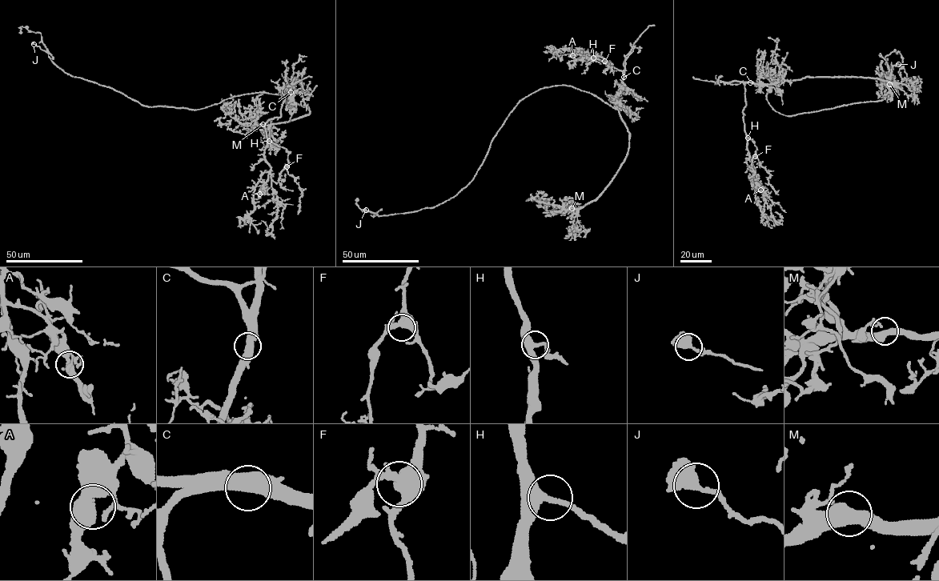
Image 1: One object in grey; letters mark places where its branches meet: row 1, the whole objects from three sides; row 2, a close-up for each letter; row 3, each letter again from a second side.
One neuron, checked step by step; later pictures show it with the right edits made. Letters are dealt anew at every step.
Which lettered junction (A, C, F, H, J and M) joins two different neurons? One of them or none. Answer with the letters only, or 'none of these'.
C

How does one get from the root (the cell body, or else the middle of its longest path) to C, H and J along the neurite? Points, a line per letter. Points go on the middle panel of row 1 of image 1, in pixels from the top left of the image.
C: (541, 89), (571, 86), (595, 94), (617, 110), (617, 94), (623, 77)
H: (541, 89), (571, 86), (595, 94), (617, 110), (617, 94), (623, 73), (611, 66), (609, 61), (593, 58)
J: (541, 89), (519, 100), (492, 139), (473, 178), (454, 196), (434, 206), (409, 212), (379, 216), (366, 210)

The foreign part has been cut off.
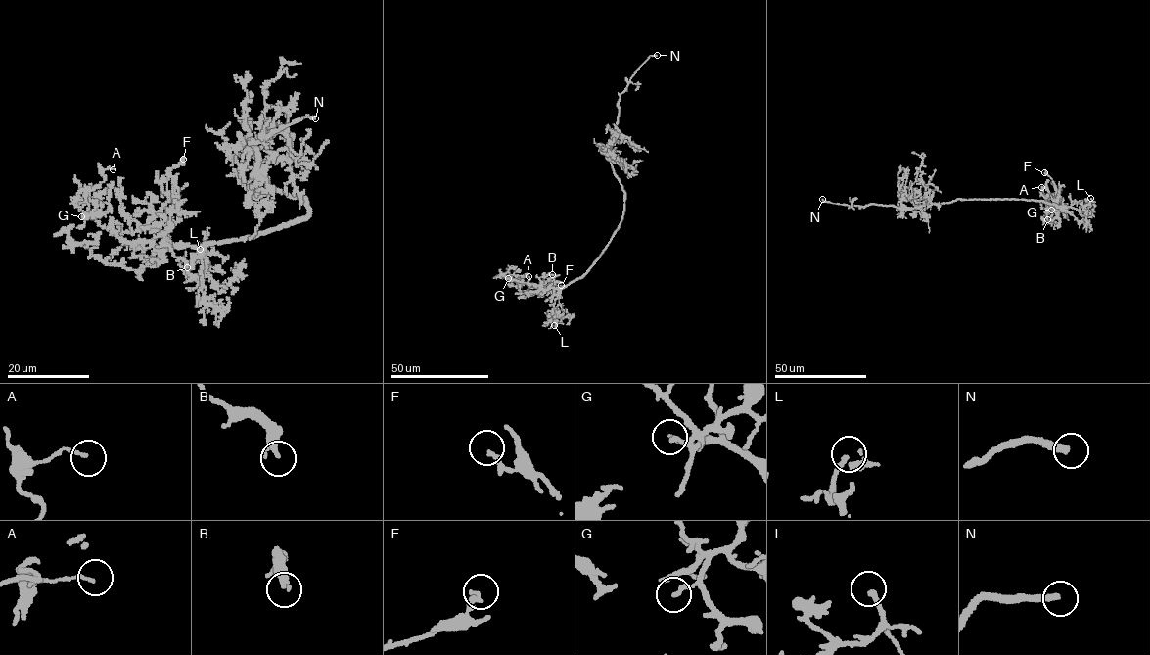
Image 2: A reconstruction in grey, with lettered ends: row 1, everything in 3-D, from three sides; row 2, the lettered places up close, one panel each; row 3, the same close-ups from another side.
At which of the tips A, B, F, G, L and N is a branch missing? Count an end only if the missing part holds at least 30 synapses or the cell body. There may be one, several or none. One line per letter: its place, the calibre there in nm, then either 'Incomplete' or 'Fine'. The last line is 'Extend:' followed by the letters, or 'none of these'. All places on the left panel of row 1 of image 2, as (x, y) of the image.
A: Place: (113, 169). Thickness 130 nm. Fine
B: Place: (187, 267). Thickness 300 nm. Fine
F: Place: (183, 159). Thickness 190 nm. Fine
G: Place: (81, 216). Thickness 160 nm. Fine
L: Place: (200, 249). Thickness 200 nm. Incomplete
N: Place: (315, 118). Thickness 280 nm. Incomplete
Extend: L, N

